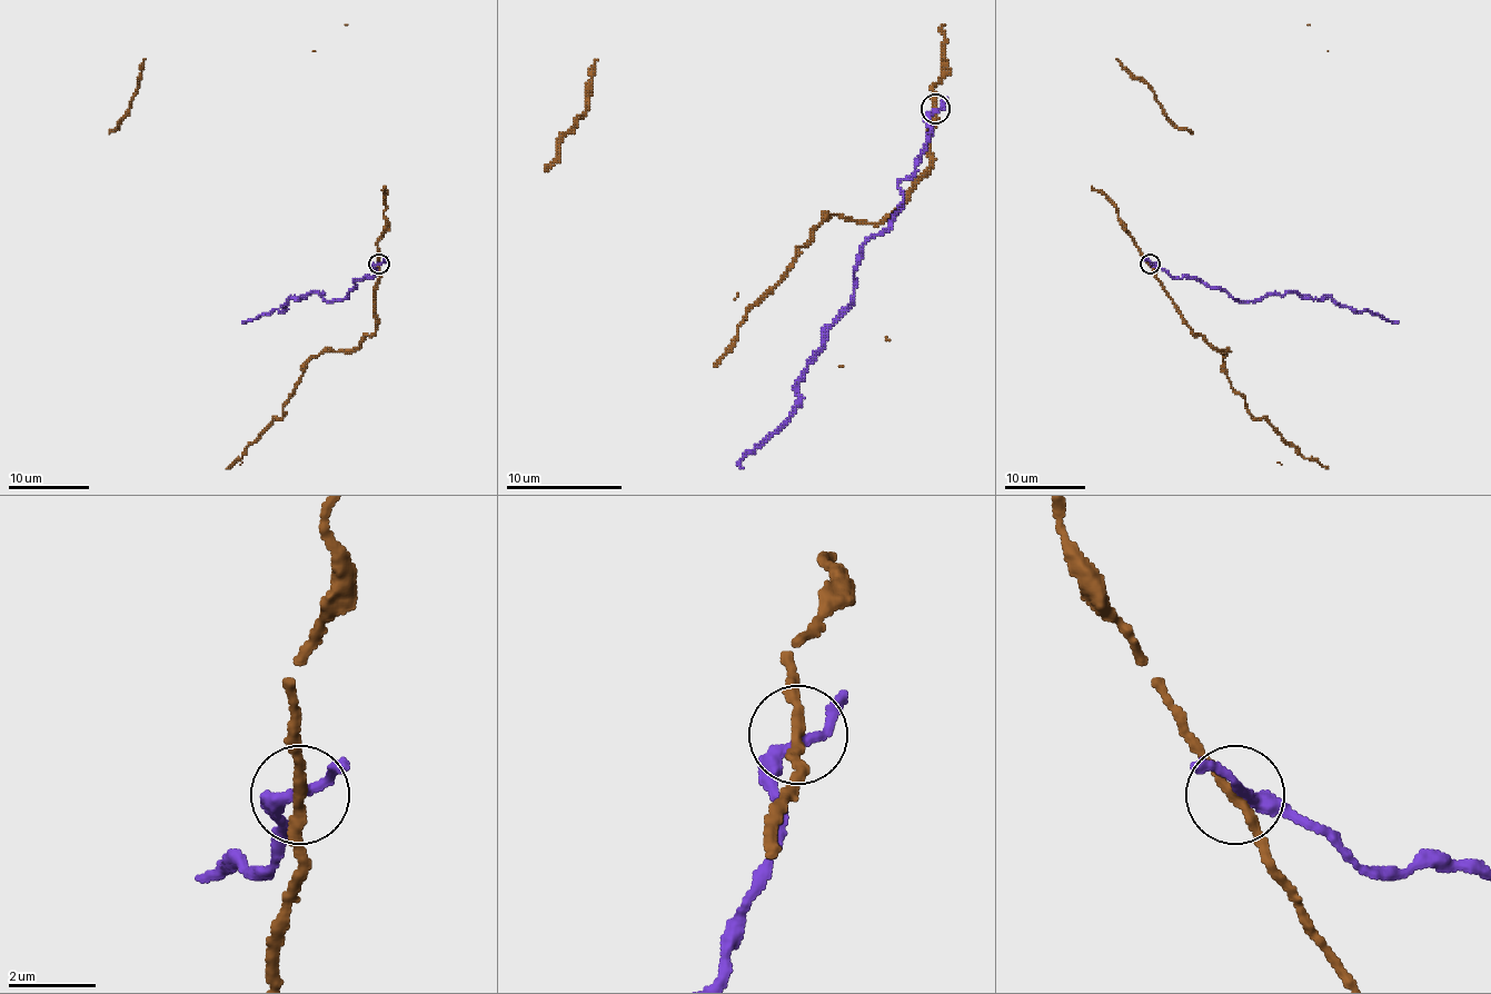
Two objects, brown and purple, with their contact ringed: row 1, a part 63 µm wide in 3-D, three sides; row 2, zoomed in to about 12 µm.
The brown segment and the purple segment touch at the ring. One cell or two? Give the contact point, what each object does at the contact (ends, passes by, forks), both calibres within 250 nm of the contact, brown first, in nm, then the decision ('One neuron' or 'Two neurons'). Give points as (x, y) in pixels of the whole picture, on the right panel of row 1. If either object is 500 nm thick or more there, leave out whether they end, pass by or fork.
Place: (1150, 264). At the ring brown passes by. At the ring purple passes by. Thickness 200 nm (brown) against 240 nm. Two neurons

